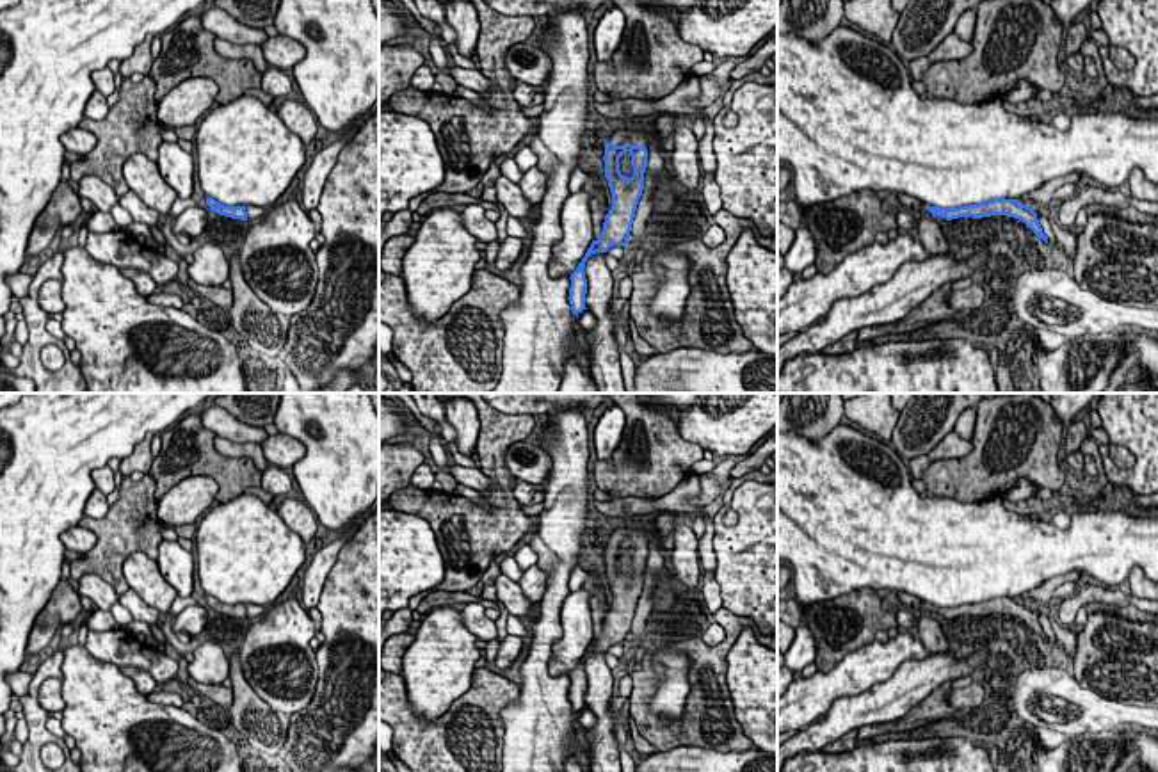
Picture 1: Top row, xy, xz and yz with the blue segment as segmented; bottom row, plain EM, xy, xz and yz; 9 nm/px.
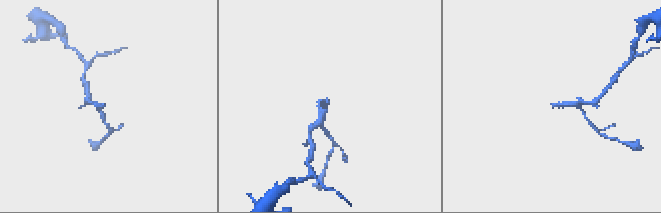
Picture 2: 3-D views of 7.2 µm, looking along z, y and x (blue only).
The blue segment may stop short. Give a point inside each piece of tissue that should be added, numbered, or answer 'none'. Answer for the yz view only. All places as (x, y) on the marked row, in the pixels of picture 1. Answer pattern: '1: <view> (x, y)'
none

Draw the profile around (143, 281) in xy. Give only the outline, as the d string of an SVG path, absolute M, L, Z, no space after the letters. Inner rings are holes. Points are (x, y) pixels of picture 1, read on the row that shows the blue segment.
M121 269L121 274L128 277L135 285L137 292L146 299L158 292L151 276L142 270Z

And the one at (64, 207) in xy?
M60 181L52 194L44 210L37 215L28 244L27 254L39 256L48 249L55 233L73 224L82 215L82 197L66 181Z

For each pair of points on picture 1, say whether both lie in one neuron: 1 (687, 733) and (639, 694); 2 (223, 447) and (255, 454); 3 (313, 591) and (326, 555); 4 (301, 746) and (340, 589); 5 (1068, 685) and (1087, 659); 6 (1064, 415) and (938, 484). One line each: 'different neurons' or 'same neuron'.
1: same neuron
2: same neuron
3: same neuron
4: same neuron
5: different neurons
6: different neurons

